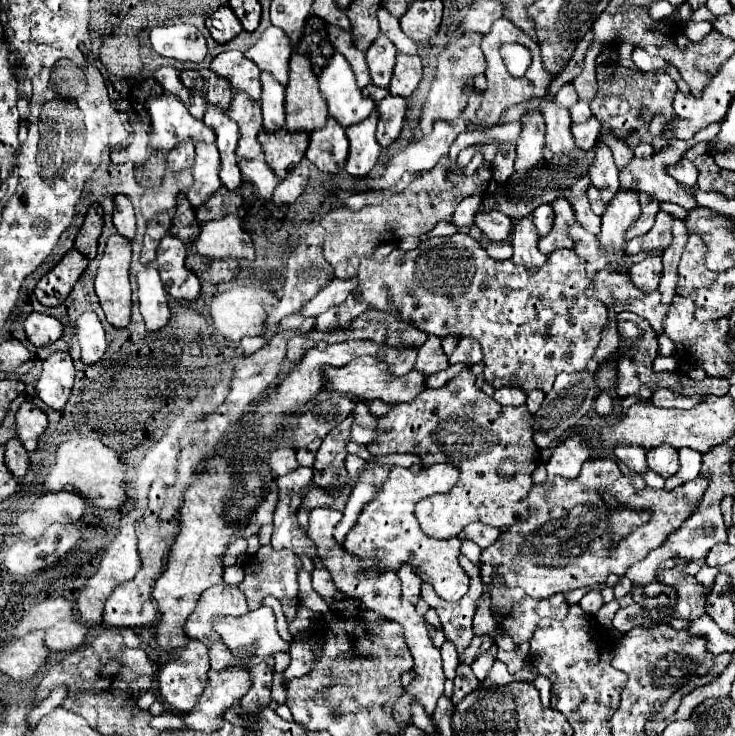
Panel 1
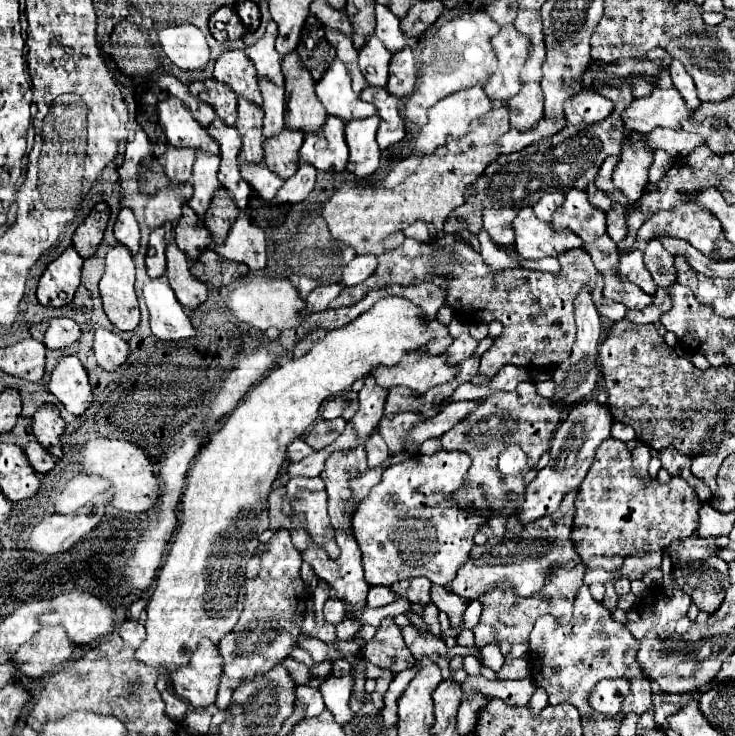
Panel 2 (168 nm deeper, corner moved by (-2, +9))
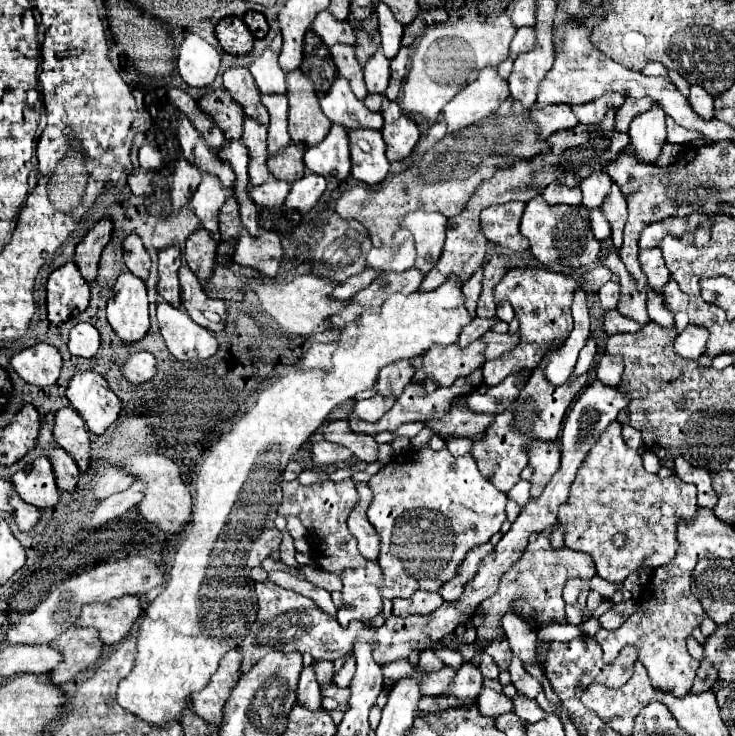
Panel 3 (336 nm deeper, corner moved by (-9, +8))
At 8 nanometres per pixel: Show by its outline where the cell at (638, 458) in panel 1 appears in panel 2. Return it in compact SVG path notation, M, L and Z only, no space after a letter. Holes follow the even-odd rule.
M613 423L613 427L611 427L611 437L615 437L615 439L619 439L619 441L631 441L631 439L635 439L635 431L631 429L631 425L623 425L623 423Z

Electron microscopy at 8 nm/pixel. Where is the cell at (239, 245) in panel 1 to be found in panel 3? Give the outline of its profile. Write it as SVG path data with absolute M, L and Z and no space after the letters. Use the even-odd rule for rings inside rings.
M262 232L260 236L242 234L236 242L234 262L240 266L250 266L264 276L274 276L282 260L282 246L276 232Z

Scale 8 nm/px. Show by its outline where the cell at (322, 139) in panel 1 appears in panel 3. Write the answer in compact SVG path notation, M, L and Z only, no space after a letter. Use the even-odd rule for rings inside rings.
M334 124L330 134L316 146L306 148L304 164L314 174L324 178L348 178L350 176L350 148L348 148L348 130Z

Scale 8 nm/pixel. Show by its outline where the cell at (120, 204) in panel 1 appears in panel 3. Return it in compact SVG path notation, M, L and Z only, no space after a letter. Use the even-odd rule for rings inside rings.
M130 234L124 242L122 242L122 248L124 248L124 262L126 262L126 268L136 274L138 278L146 280L148 278L148 270L150 270L150 256L140 240L138 234Z

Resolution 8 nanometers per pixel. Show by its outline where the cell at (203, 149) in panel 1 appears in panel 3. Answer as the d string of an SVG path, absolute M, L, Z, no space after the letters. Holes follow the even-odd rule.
M204 174L196 194L190 200L190 208L200 218L202 228L206 228L212 236L218 234L218 210L226 200L226 188L214 174Z

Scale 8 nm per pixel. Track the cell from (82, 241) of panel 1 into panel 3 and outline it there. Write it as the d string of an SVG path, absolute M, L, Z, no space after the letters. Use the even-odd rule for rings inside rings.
M102 218L94 224L94 228L88 230L84 240L76 246L74 262L80 270L80 274L88 282L92 282L96 278L98 260L100 260L104 246L110 242L110 234L112 234L112 222L110 222L110 218Z

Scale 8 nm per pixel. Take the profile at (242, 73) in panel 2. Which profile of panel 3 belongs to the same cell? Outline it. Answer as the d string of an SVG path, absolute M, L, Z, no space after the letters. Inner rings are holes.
M232 66L224 72L224 88L244 108L246 116L268 124L268 110L262 106L258 86L246 66Z

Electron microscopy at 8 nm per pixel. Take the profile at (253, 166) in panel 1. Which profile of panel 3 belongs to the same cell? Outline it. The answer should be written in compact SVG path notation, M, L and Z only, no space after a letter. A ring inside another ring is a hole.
M270 176L262 186L250 186L248 194L250 198L258 204L258 206L266 206L266 208L276 208L284 204L284 198L290 190L290 184L284 180L278 180L274 176Z

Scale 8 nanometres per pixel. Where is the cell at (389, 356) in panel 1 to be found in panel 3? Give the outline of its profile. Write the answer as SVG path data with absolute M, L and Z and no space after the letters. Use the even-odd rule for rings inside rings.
M474 318L468 326L464 326L462 328L462 334L460 334L460 338L458 338L458 346L468 346L470 342L474 342L474 340L478 340L482 334L486 334L488 330L490 330L490 326L492 324L496 324L498 322L498 318Z

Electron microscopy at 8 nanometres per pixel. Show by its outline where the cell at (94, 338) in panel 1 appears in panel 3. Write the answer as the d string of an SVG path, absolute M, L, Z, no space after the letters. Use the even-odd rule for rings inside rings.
M130 350L128 358L120 364L120 370L132 384L144 384L156 374L156 360L146 350Z

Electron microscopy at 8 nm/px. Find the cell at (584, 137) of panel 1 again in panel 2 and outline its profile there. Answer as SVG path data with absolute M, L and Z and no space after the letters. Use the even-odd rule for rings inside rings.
M583 91L565 103L565 117L571 125L591 125L603 121L613 111L613 103L597 91Z

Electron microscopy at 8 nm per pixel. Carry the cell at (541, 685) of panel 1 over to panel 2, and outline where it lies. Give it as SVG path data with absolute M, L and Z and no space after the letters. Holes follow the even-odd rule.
M535 689L529 705L531 705L531 711L533 713L539 713L539 709L543 709L547 705L547 693L543 689Z

